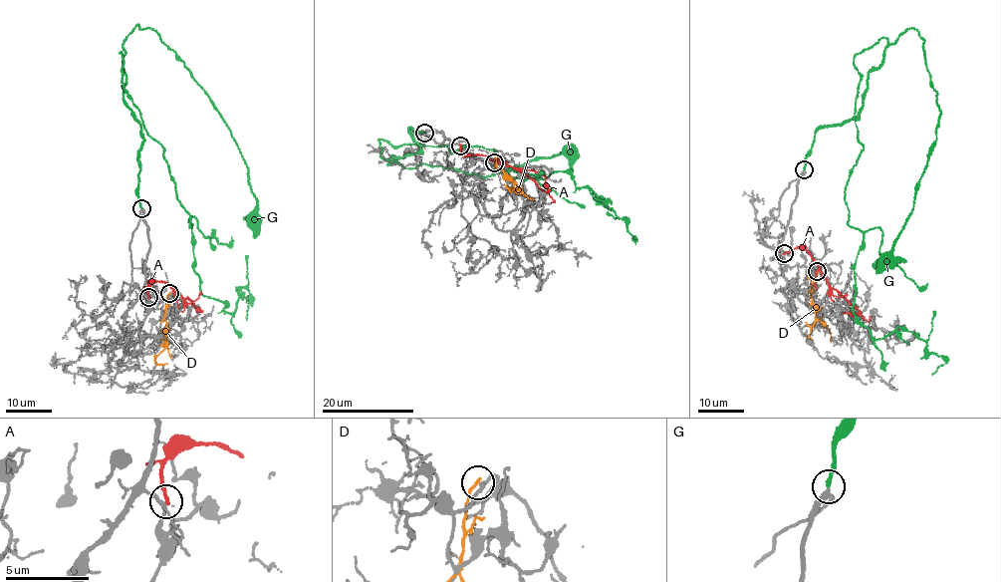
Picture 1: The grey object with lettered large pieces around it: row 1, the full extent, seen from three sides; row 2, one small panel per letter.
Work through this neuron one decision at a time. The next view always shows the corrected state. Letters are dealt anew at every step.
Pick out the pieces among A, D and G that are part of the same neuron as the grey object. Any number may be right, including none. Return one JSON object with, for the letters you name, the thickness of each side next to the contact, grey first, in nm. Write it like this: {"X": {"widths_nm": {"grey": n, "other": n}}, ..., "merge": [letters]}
{"G": {"widths_nm": {"grey": 200, "other": 200}}, "merge": ["G"]}

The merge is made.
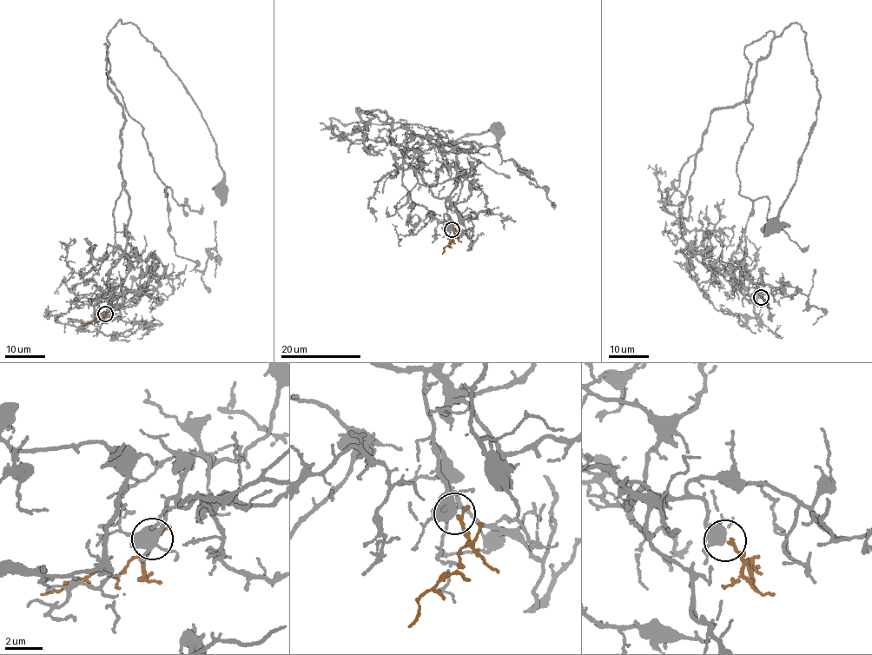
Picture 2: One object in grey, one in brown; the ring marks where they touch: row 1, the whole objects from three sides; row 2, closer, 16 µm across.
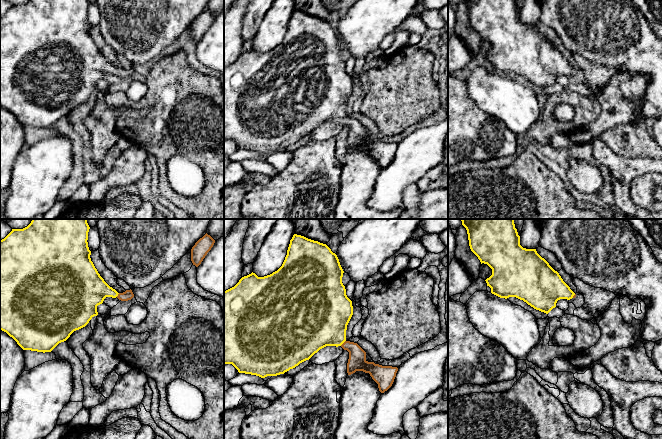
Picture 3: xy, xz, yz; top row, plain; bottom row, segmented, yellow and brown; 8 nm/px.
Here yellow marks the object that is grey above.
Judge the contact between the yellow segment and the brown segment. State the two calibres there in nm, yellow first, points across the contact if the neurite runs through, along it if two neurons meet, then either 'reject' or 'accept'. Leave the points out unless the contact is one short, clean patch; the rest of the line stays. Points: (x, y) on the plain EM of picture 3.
calibres 420 and 140 nm; way xz (321, 96), (342, 119), (357, 132), (357, 137); accept

